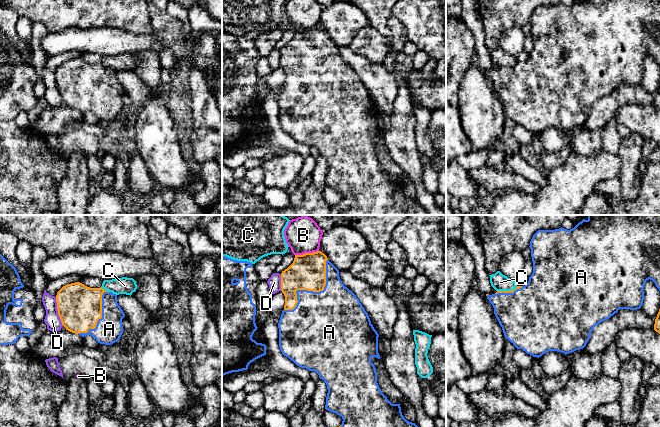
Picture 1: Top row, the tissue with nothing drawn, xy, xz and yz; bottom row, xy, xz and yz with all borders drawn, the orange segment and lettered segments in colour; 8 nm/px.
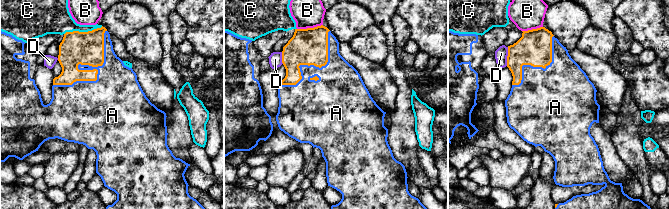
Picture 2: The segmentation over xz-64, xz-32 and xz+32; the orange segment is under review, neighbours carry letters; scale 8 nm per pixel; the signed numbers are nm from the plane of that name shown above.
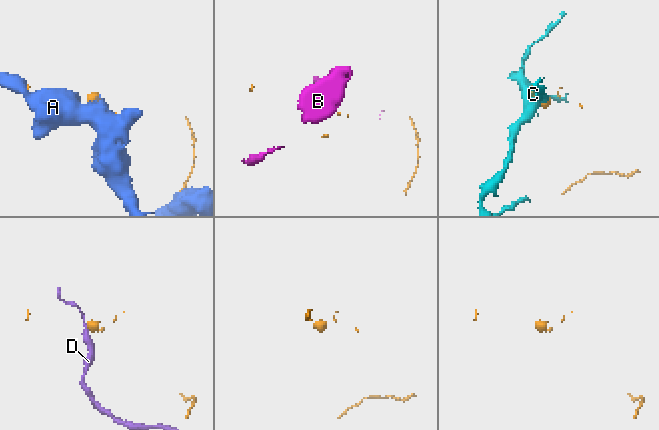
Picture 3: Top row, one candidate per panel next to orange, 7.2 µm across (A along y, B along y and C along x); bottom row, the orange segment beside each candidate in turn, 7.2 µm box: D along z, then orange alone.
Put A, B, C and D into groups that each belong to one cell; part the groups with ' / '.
A / B / C / D

